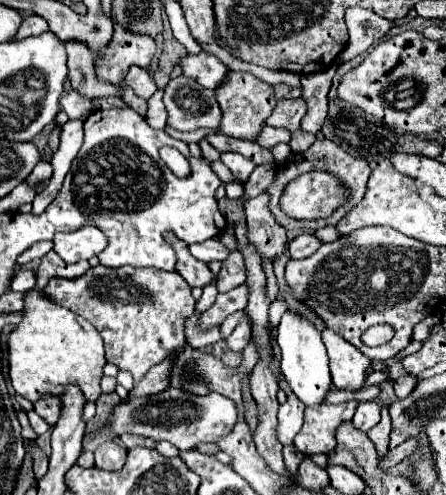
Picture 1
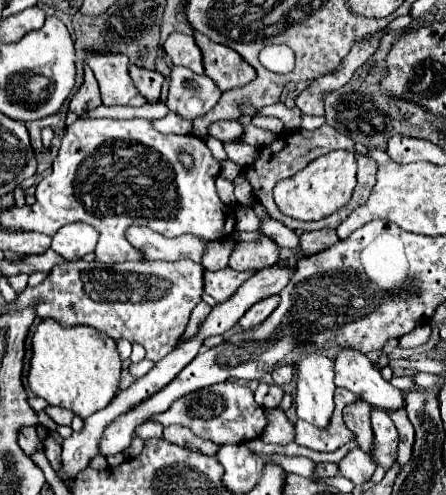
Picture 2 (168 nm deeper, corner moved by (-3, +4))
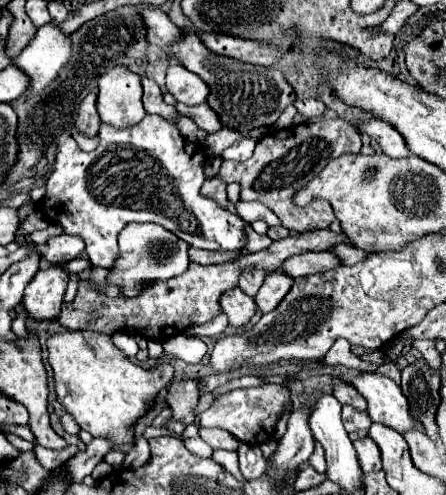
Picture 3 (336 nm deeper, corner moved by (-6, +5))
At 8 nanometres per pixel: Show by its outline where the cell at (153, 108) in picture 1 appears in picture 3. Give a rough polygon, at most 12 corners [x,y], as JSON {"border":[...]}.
{"border":[[124,67],[98,81],[100,123],[128,129],[146,115],[140,77]]}

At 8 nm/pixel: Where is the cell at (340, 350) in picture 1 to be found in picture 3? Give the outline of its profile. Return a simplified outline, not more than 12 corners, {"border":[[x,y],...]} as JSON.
{"border":[[386,375],[352,381],[374,423],[398,433],[422,429],[400,387]]}

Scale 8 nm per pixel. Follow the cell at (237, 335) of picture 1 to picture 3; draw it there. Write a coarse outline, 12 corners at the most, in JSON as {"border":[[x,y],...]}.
{"border":[[280,269],[268,273],[254,297],[262,313],[276,309],[294,279]]}

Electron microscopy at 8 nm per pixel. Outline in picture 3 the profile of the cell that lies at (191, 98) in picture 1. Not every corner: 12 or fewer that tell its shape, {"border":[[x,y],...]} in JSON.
{"border":[[170,63],[166,89],[176,101],[200,105],[208,97],[204,81]]}

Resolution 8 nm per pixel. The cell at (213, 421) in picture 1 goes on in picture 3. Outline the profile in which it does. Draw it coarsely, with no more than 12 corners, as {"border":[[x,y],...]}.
{"border":[[284,385],[220,395],[198,417],[244,443],[272,439],[288,411]]}

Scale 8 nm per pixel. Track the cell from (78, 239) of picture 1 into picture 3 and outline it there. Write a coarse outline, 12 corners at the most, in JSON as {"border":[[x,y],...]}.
{"border":[[64,235],[48,239],[44,257],[62,265],[80,257],[84,241]]}

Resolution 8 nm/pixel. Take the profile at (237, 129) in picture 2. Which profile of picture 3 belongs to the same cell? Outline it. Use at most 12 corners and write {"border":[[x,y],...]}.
{"border":[[176,103],[178,113],[190,117],[208,133],[222,129],[208,103],[188,107]]}

